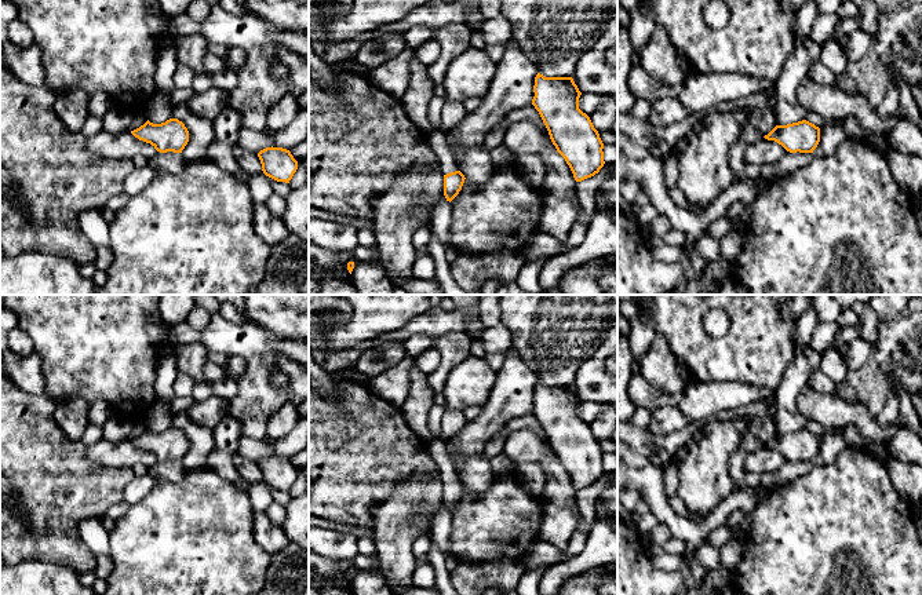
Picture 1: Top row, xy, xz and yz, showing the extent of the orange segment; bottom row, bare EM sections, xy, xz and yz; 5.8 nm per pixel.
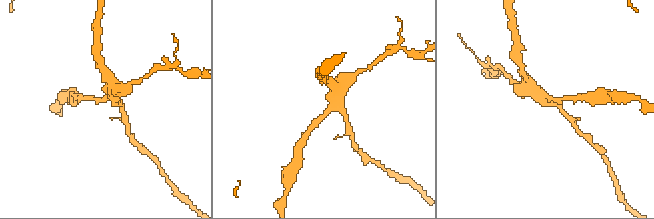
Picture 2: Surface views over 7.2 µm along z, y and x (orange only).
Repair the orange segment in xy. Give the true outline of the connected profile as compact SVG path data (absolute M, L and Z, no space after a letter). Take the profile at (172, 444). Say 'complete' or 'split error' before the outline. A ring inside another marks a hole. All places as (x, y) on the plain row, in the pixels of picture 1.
complete | M170 427L161 432L153 432L147 428L131 442L139 449L150 452L160 461L182 461L189 450L189 439L178 427Z

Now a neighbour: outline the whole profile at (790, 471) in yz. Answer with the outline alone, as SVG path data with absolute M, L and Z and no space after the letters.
M787 460L780 468L770 472L764 472L761 475L761 485L769 490L784 486L806 475L813 467L815 464L812 461Z

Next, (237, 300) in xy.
M212 295L219 303L229 303L243 311L245 307L245 295Z

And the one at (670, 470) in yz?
M675 453L667 464L663 466L664 474L664 492L667 497L675 496L678 490L678 468L681 459Z

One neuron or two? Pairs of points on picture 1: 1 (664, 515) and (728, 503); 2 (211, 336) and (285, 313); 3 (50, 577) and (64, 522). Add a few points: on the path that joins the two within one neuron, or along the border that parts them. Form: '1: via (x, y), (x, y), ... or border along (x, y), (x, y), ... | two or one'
1: via (681, 528), (704, 528), (714, 519) | one
2: border along (248, 321), (269, 332) | two
3: border along (22, 561), (62, 564), (79, 575) | two

